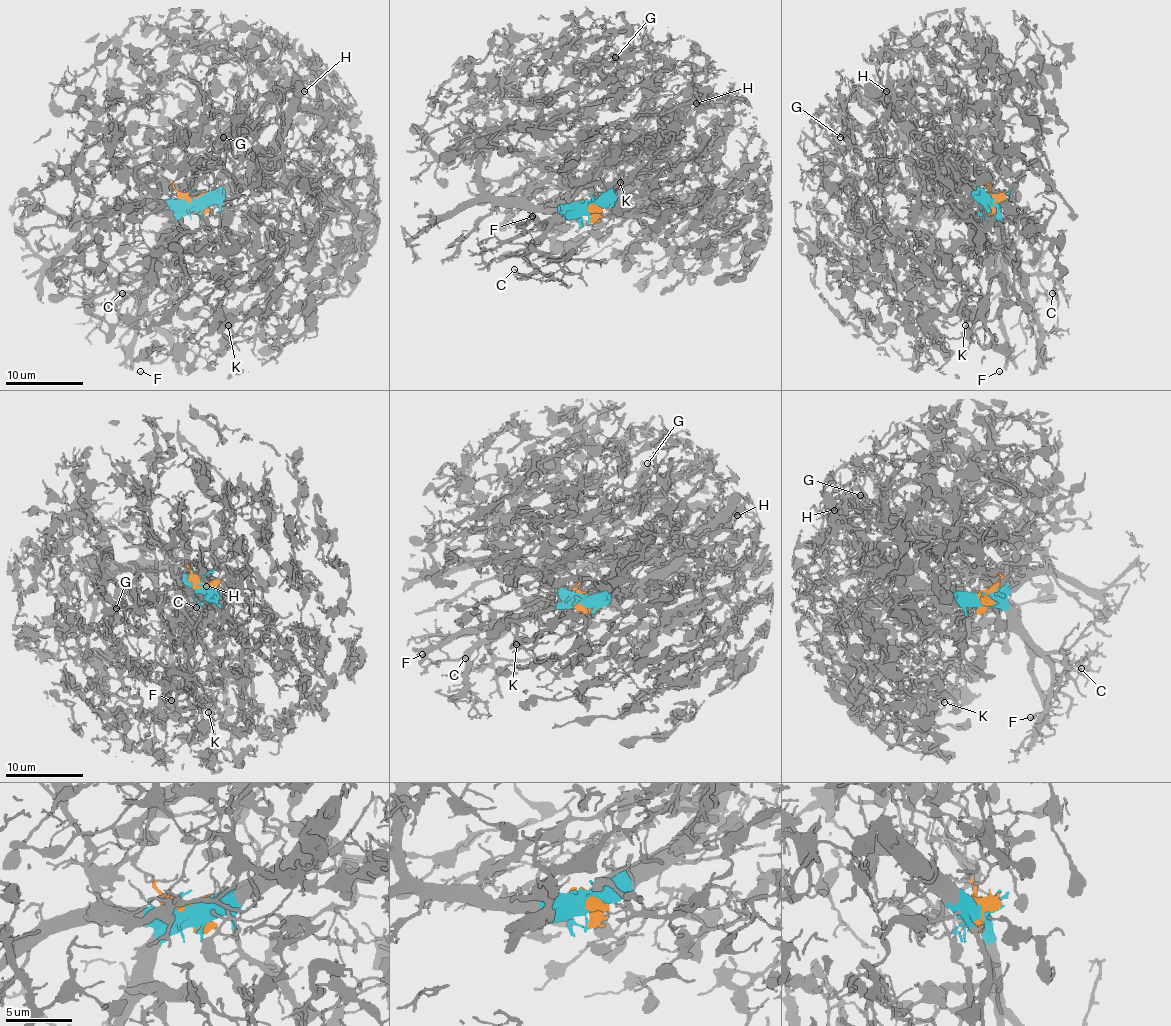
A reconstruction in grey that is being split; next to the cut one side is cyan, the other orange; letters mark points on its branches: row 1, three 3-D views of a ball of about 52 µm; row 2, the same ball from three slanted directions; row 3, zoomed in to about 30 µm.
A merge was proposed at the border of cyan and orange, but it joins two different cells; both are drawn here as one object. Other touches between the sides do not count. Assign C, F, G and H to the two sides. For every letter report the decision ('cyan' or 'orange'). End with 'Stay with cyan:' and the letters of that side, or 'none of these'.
C: cyan
F: cyan
G: orange
H: orange
Stay with cyan: C, F

